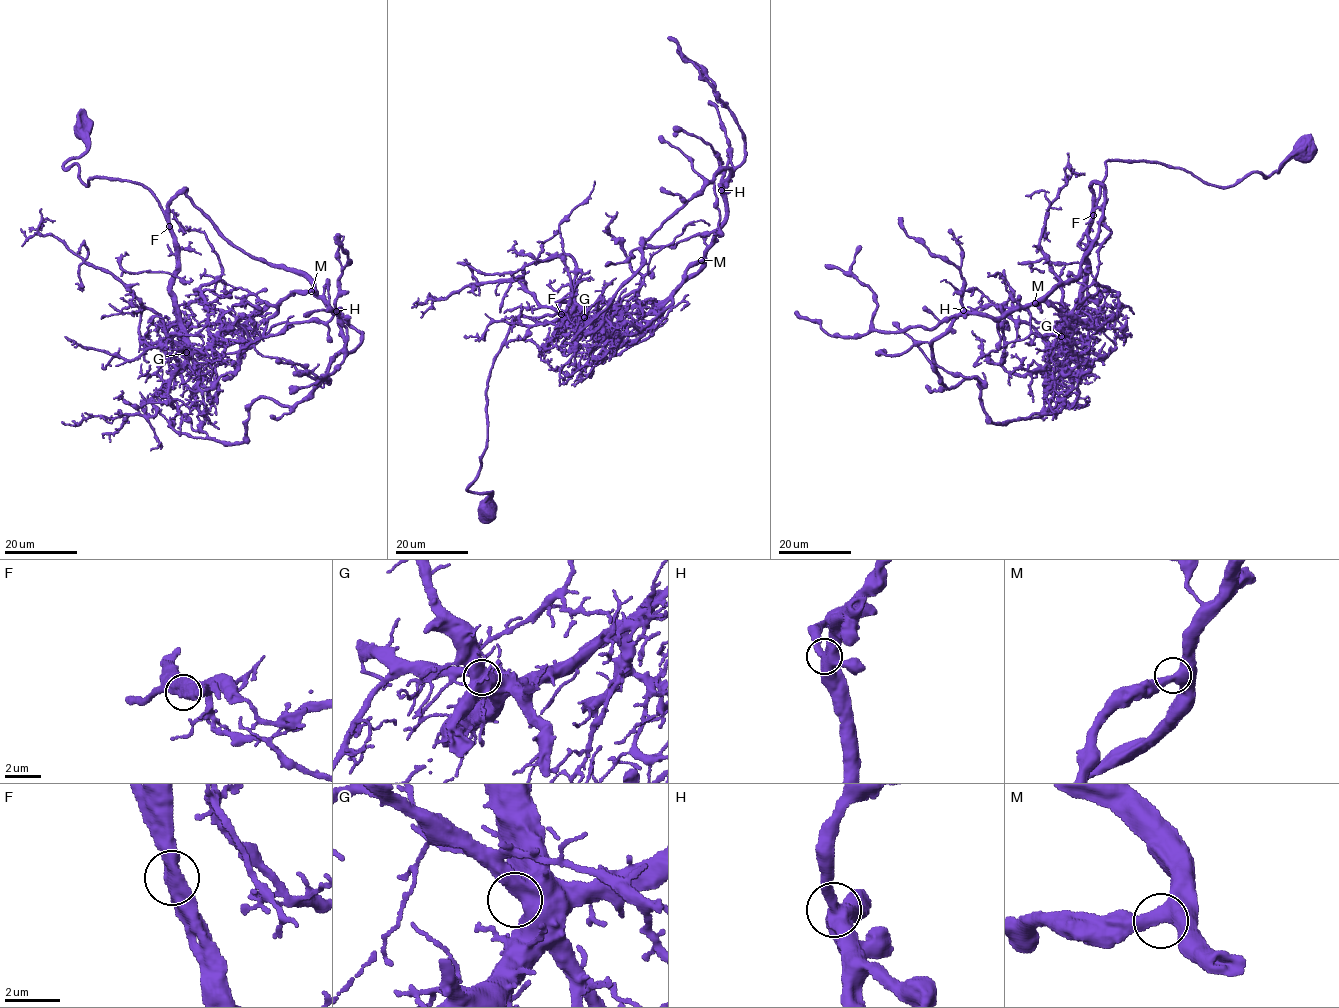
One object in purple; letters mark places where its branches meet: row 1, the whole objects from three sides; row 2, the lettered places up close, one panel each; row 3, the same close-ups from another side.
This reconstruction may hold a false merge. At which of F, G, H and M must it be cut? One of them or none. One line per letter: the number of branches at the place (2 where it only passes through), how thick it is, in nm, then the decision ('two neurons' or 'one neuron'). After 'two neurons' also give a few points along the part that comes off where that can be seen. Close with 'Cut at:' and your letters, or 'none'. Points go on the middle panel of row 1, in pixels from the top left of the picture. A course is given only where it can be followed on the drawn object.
F: branches 2; calibre 600 nm; one neuron
G: branches 2; calibre 550 nm; one neuron
H: branches 2; calibre 500 nm; one neuron
M: branches 2; calibre 500 nm; one neuron
Cut at: none

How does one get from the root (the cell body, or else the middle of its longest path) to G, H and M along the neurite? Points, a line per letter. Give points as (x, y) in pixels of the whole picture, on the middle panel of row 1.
G: (487, 511), (490, 494), (467, 488), (486, 444), (486, 382), (509, 326), (565, 311), (576, 327), (584, 317)
H: (487, 511), (490, 494), (467, 488), (509, 326), (571, 301), (597, 318), (664, 300), (703, 264), (721, 190)
M: (487, 511), (490, 494), (467, 488), (509, 326), (571, 301), (597, 318), (664, 300), (701, 260)

